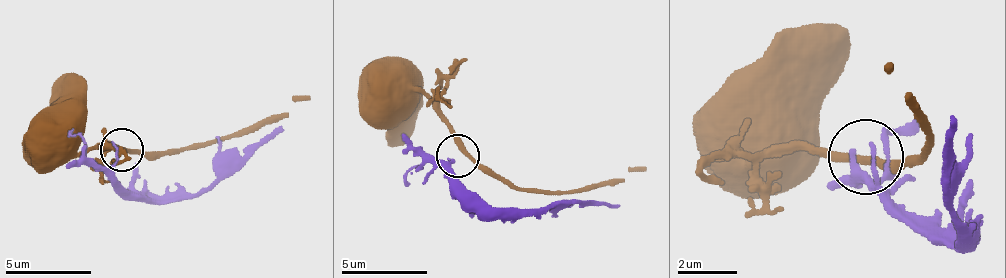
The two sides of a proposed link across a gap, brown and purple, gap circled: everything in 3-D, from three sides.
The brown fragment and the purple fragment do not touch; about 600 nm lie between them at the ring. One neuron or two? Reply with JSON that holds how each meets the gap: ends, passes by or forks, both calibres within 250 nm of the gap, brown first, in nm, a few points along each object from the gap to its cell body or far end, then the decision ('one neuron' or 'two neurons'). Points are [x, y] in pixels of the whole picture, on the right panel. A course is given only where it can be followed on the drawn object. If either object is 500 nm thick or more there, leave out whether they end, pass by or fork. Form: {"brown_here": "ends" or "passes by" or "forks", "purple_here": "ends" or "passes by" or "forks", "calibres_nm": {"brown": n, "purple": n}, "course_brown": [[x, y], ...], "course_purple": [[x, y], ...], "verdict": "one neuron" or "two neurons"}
{"brown_here": "passes by", "purple_here": "ends", "calibres_nm": {"brown": 280, "purple": 160}, "course_brown": [[860, 158], [808, 151], [755, 158], [740, 136], [763, 136]], "course_purple": [[875, 158], [890, 203], [927, 233], [965, 240], [957, 226], [950, 113]], "verdict": "two neurons"}

